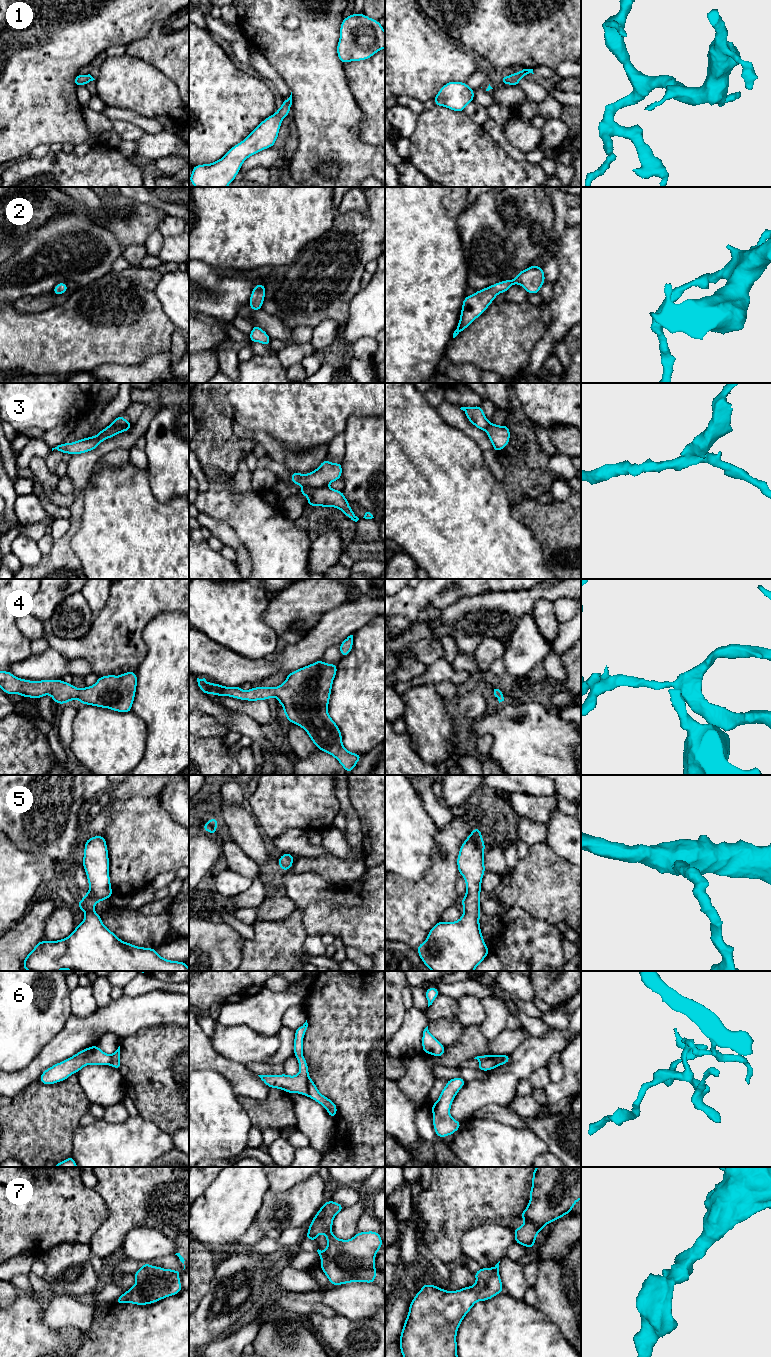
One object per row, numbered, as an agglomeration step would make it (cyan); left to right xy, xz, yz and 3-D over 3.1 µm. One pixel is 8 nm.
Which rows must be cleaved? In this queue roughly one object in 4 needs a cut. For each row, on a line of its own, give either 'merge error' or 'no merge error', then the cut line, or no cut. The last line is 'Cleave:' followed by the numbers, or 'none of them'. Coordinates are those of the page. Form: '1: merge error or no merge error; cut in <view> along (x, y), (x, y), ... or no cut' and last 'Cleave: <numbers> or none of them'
1: no merge error; no cut
2: no merge error; no cut
3: merge error; cut in xy along (107, 426), (115, 428), (130, 427)
4: no merge error; no cut
5: no merge error; no cut
6: merge error; cut in xz along (308, 1076), (307, 1095)
7: no merge error; no cut
Cleave: 3, 6

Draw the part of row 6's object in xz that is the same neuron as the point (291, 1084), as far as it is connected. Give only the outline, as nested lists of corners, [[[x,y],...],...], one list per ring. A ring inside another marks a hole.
[[[306,1022],[295,1030],[294,1038],[294,1056],[297,1058],[300,1071],[295,1076],[290,1076],[287,1074],[281,1075],[258,1075],[261,1080],[269,1088],[277,1088],[286,1091],[287,1093],[299,1093],[304,1096],[308,1096],[309,1090],[307,1087],[307,1080],[309,1077],[308,1063],[303,1056],[303,1037],[306,1033],[308,1027]]]

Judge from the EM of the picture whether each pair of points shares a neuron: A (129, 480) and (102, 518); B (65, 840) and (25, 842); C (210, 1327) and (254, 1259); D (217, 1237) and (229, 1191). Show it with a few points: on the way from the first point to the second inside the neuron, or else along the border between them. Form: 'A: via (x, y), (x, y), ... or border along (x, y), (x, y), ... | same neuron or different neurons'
A: via (127, 489), (111, 509) | same neuron
B: via (55, 840), (35, 840) | same neuron
C: via (213, 1307), (215, 1285), (226, 1273), (234, 1272) | same neuron
D: via (218, 1226), (218, 1218), (226, 1210), (229, 1202) | same neuron

